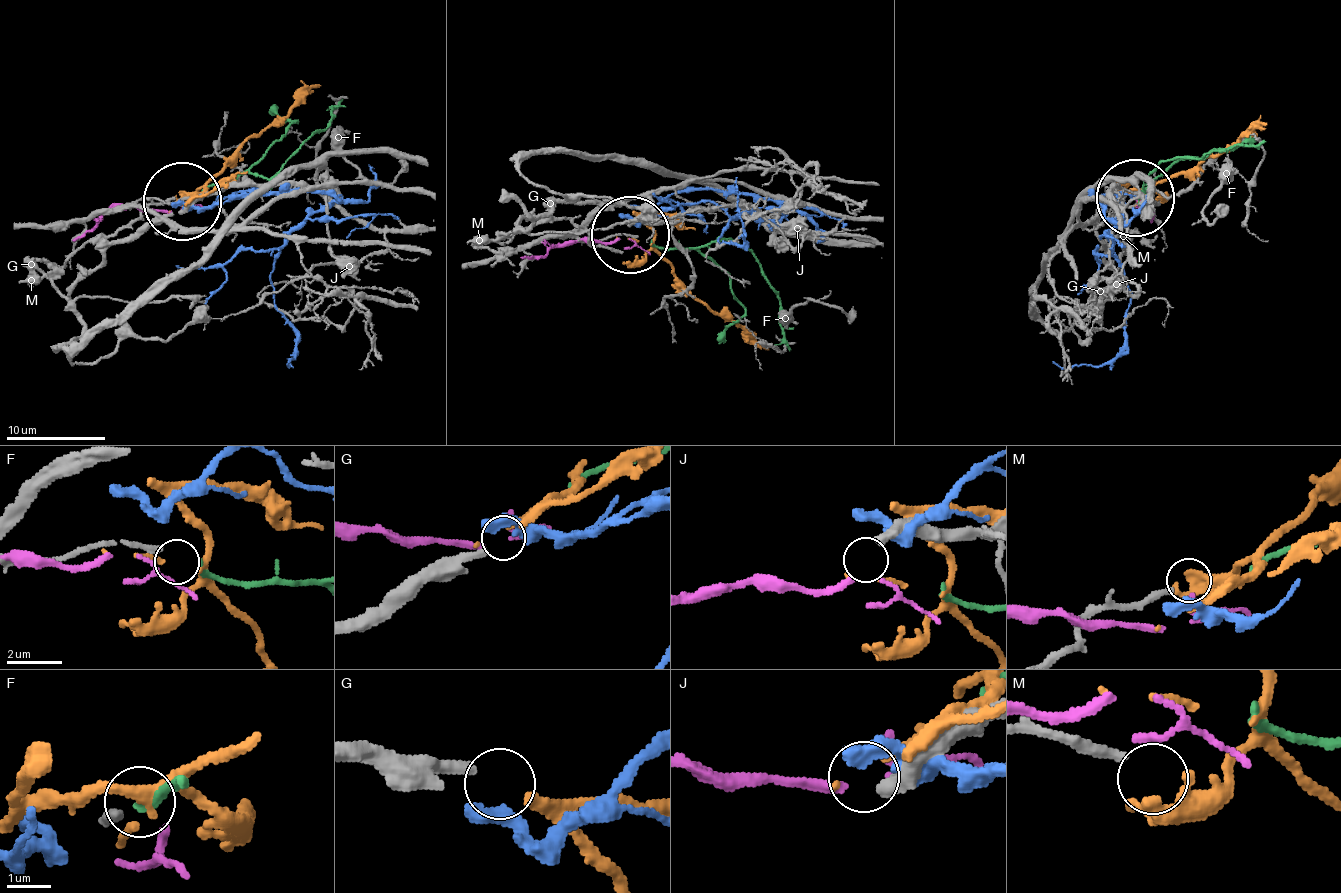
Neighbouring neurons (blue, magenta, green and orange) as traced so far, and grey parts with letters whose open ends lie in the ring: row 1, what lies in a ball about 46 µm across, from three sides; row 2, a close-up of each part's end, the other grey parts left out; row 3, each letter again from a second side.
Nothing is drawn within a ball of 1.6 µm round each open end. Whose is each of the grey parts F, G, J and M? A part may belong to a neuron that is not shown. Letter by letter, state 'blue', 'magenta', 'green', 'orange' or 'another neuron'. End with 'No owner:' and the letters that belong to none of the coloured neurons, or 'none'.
F: green
G: orange
J: magenta
M: another neuron
No owner: M

